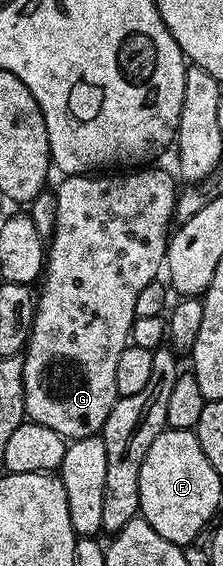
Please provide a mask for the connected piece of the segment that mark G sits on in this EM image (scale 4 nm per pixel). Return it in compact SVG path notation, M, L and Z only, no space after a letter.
M136 168L131 172L104 172L99 176L87 174L70 174L61 177L60 187L54 190L56 195L56 223L52 236L46 246L46 261L42 281L38 286L36 298L36 315L32 321L32 331L28 337L28 345L23 351L24 356L24 412L31 421L42 424L46 428L54 428L65 440L85 438L91 434L99 435L106 424L106 416L114 408L118 397L114 384L114 371L118 369L118 356L129 346L132 336L132 325L137 318L134 307L138 296L146 284L157 281L161 277L168 257L168 240L174 226L176 212L177 179L164 170L148 170L152 168Z

